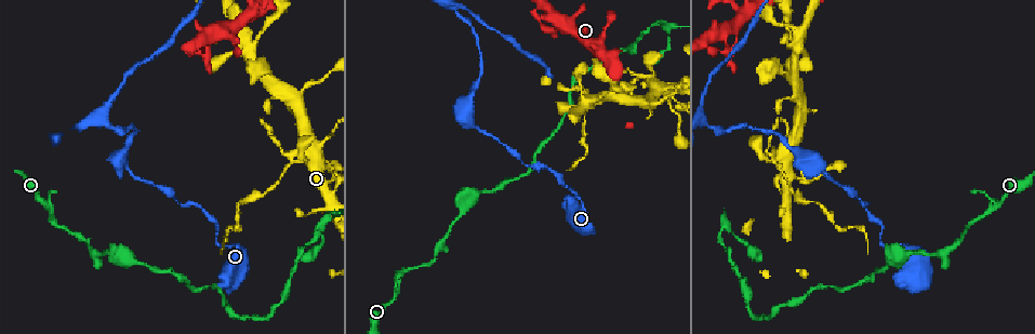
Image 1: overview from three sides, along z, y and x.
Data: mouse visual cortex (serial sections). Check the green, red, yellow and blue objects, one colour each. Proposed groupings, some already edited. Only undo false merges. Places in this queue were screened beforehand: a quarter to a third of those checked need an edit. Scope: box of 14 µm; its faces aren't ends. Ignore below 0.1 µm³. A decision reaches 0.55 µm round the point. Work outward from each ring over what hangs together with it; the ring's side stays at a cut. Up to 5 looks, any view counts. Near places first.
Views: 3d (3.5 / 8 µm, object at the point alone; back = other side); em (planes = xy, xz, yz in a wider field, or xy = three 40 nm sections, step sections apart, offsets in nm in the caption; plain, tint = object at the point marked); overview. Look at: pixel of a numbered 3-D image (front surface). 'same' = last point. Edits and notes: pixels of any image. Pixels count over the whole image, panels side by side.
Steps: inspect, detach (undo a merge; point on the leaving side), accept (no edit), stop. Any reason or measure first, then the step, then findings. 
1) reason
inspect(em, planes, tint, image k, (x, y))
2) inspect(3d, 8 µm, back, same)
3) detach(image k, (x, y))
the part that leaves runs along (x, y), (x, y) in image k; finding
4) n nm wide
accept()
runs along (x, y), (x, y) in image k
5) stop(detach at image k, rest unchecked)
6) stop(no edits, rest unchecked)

three-way junction
inspect(3d, 3.5 µm, image 1, (725, 227))

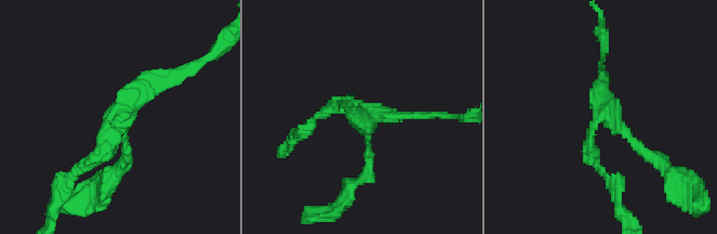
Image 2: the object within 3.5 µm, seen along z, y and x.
3 arms; arms of 150, 150, 200 nm
inspect(em, xy, step 5, tint, image 2, (361, 118))

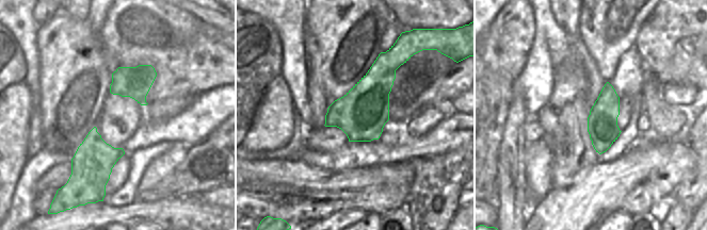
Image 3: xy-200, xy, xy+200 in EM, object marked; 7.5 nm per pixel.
cut it another way
inspect(em, planes, tint, same)

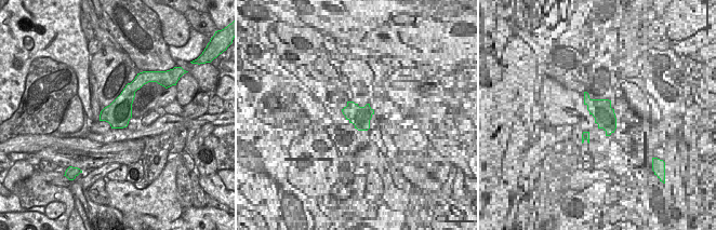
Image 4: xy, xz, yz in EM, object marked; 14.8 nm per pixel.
accept()
runs along (326, 112), (349, 104), (366, 126), (366, 173) in image 2; one cell here

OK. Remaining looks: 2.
sharp bend
inspect(3d, 3.5 µm, image 1, (880, 244))

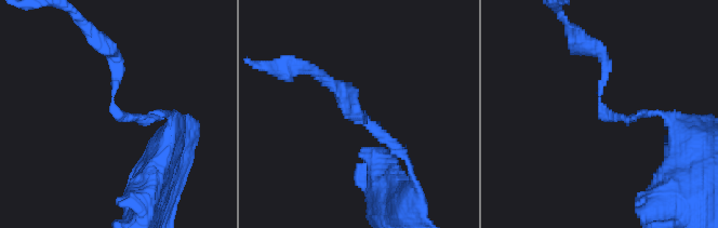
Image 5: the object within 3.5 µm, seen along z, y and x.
arms of 150, 150 nm
inspect(em, xy, step 1, tint, image 5, (115, 110))

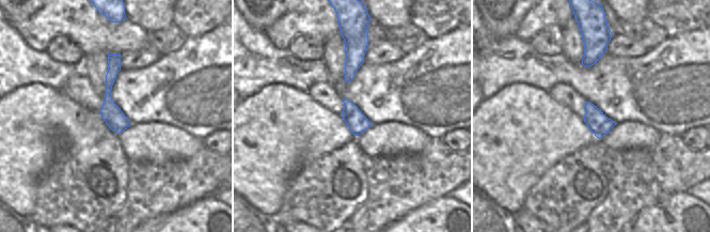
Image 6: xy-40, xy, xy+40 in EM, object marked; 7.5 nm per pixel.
accept()
runs along (409, 161), (345, 101) in image 5; all the same cell

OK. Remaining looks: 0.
stop(no edits, rest unchecked)

